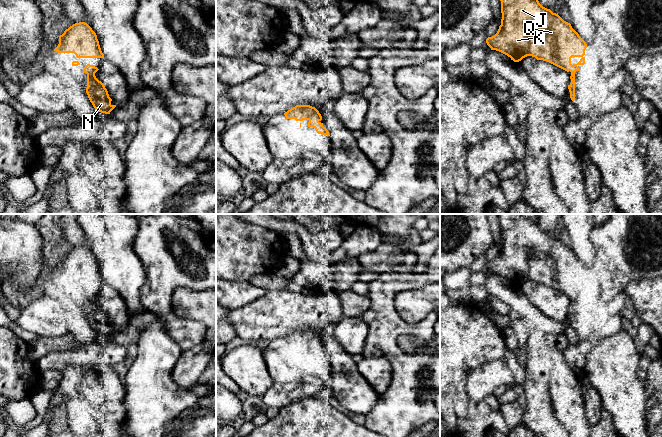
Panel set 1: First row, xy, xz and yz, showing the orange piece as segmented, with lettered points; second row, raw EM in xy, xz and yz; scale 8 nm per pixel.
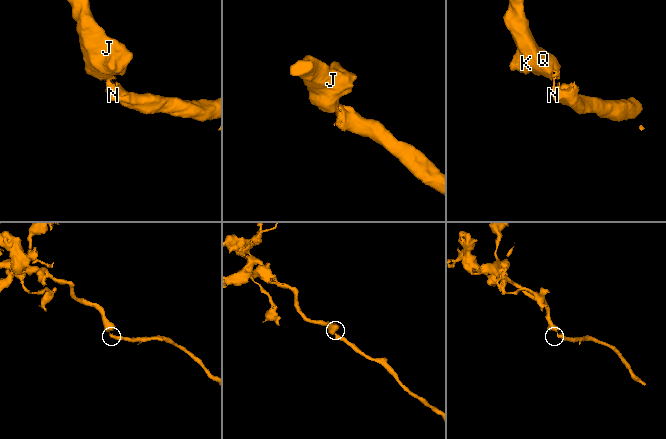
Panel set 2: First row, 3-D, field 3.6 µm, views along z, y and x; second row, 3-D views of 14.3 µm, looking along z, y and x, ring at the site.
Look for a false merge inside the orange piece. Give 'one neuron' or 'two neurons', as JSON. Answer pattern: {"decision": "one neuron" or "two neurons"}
{"decision": "one neuron"}

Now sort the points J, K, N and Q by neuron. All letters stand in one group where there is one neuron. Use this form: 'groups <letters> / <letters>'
groups J K N Q

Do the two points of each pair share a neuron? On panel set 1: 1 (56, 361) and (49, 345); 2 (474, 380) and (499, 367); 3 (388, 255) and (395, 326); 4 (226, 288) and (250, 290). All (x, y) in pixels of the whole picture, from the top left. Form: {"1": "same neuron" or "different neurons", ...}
{"1": "different neurons", "2": "same neuron", "3": "different neurons", "4": "same neuron"}

